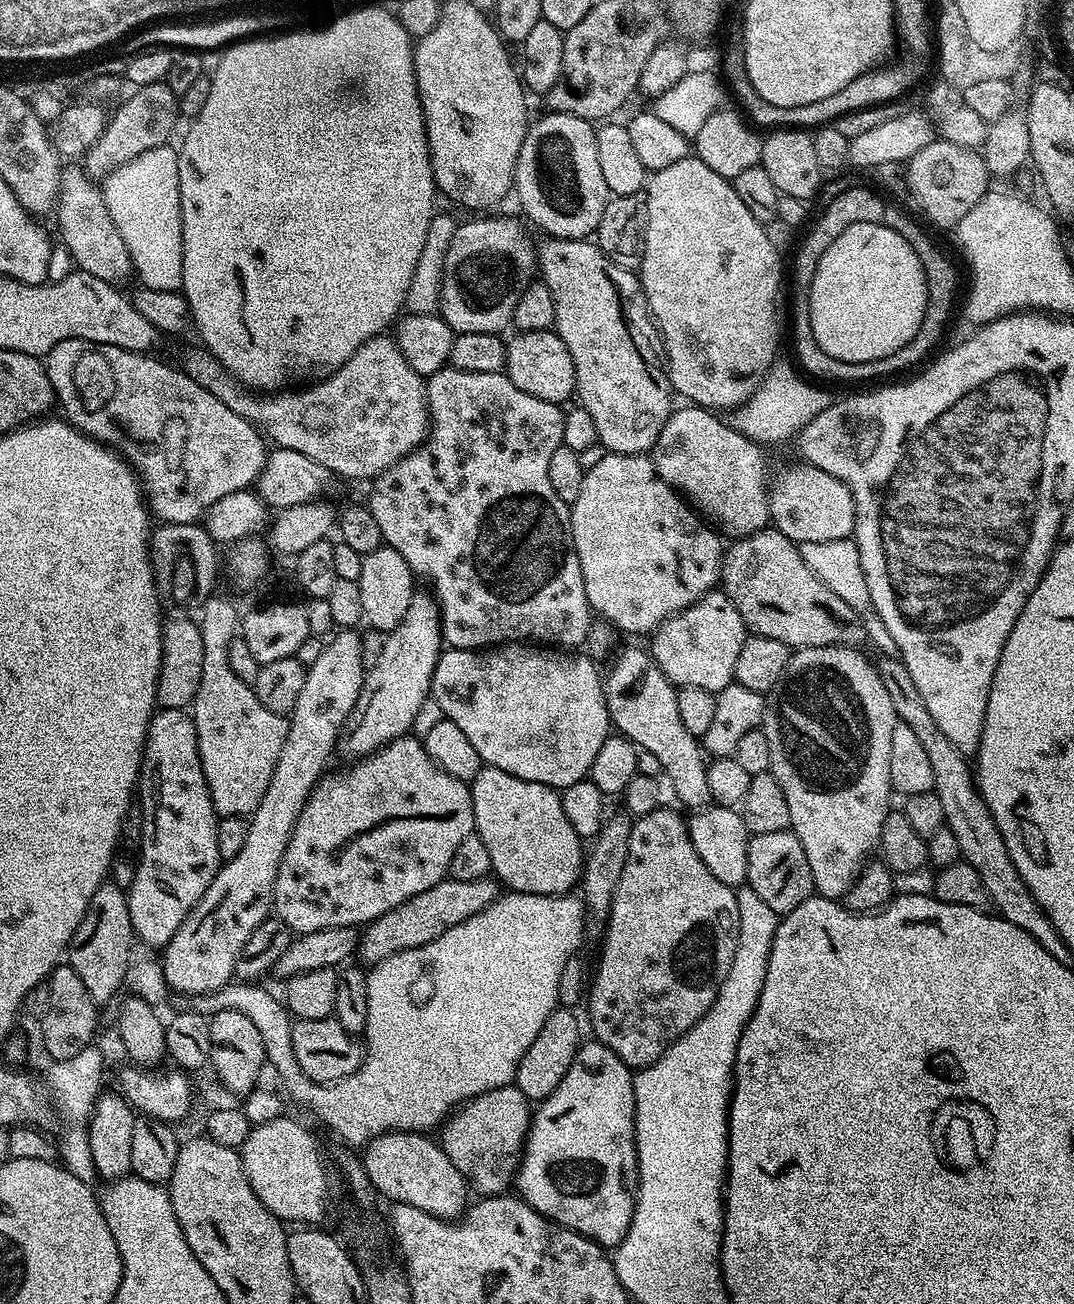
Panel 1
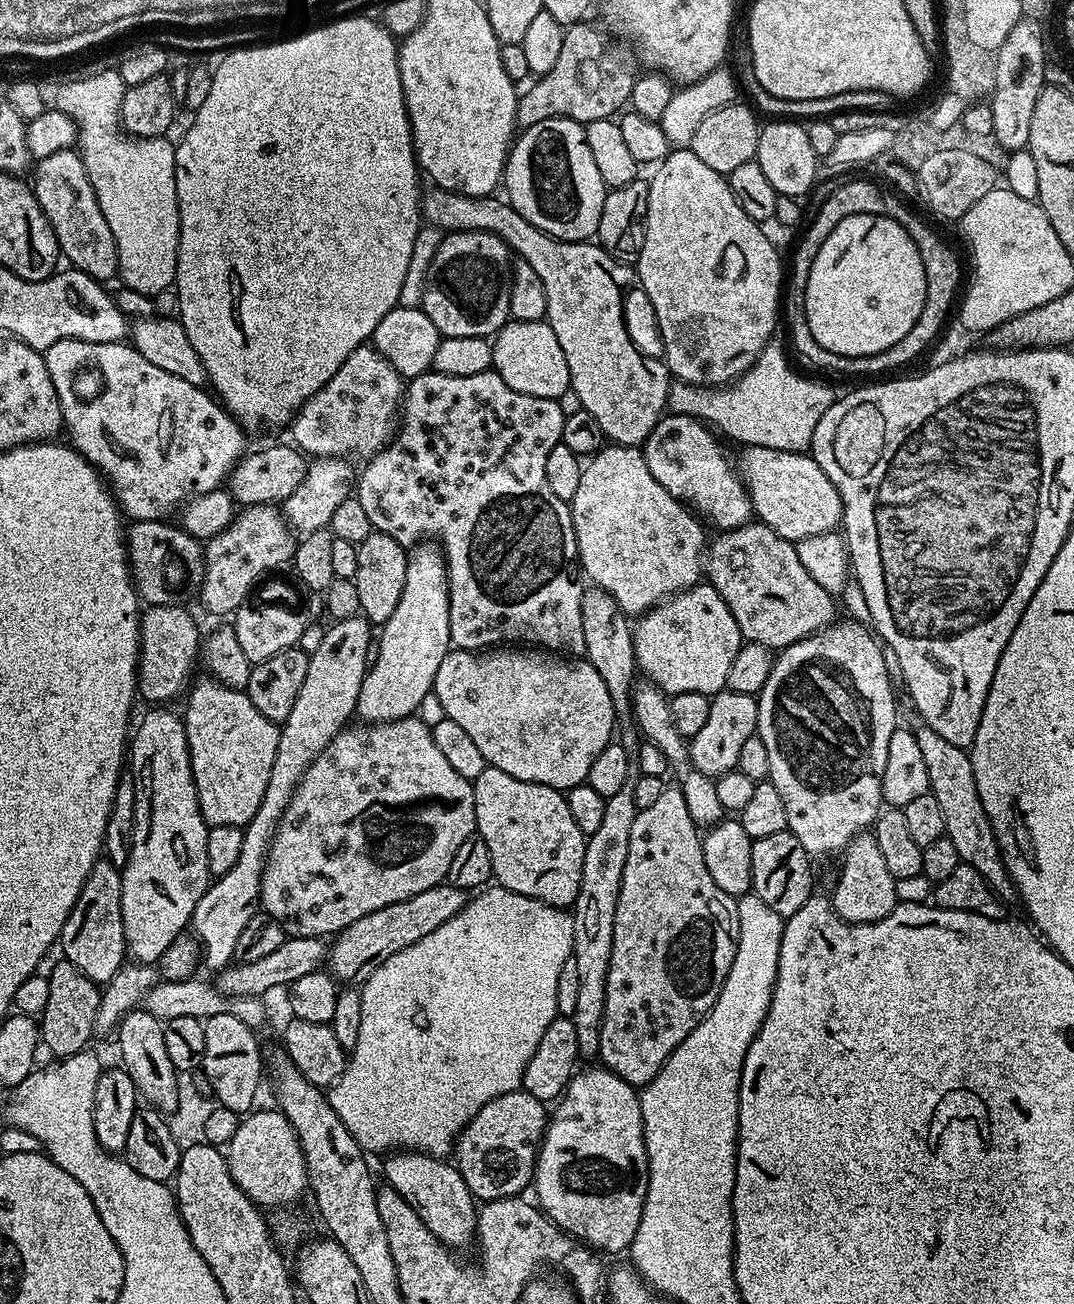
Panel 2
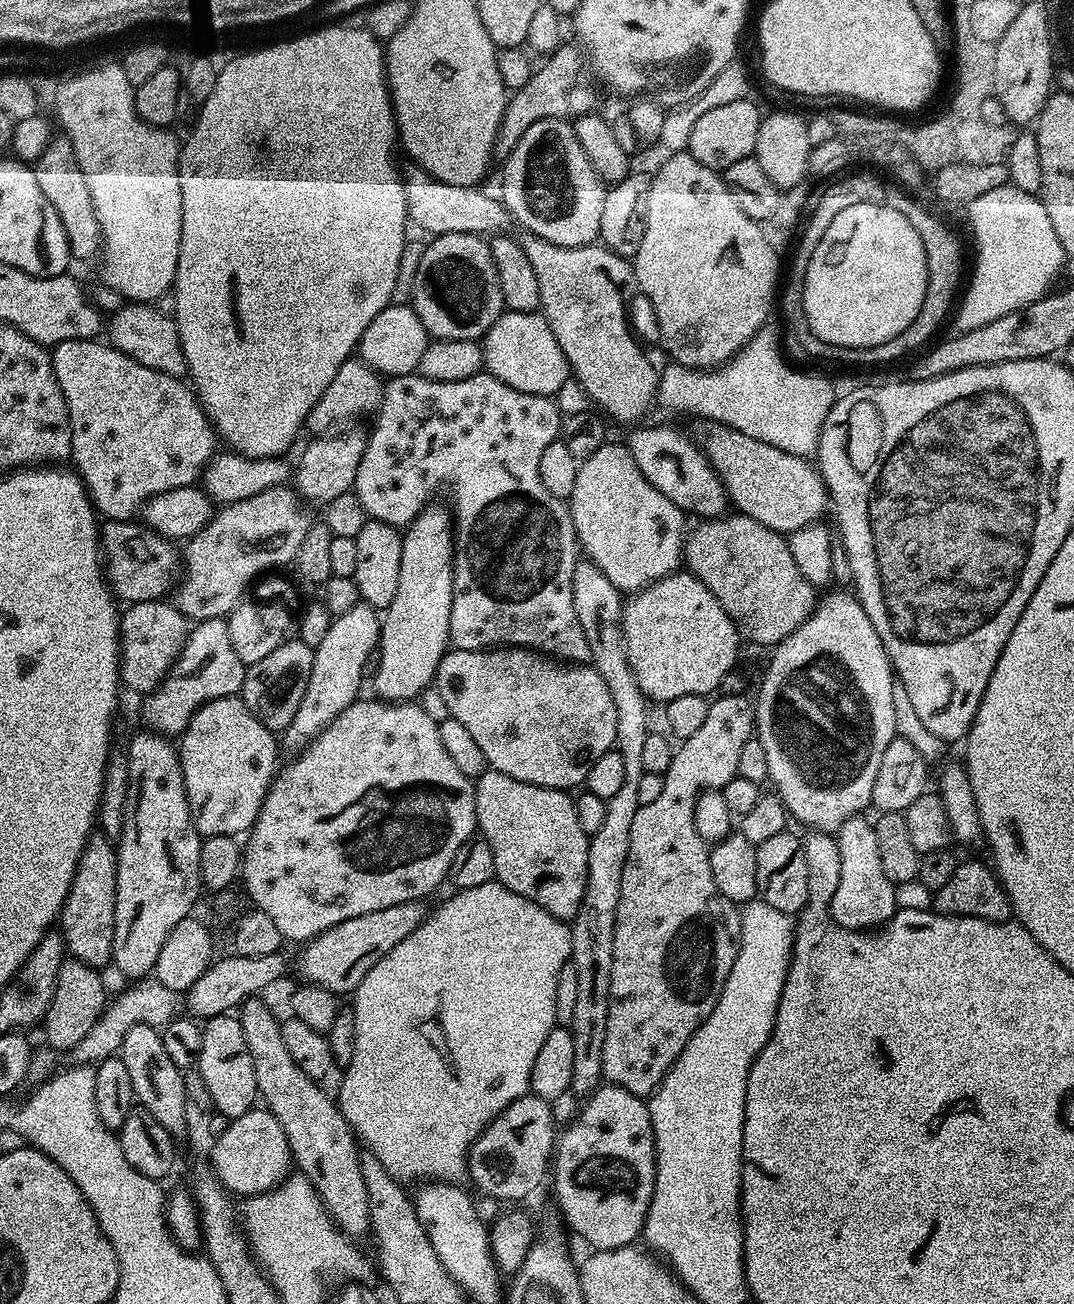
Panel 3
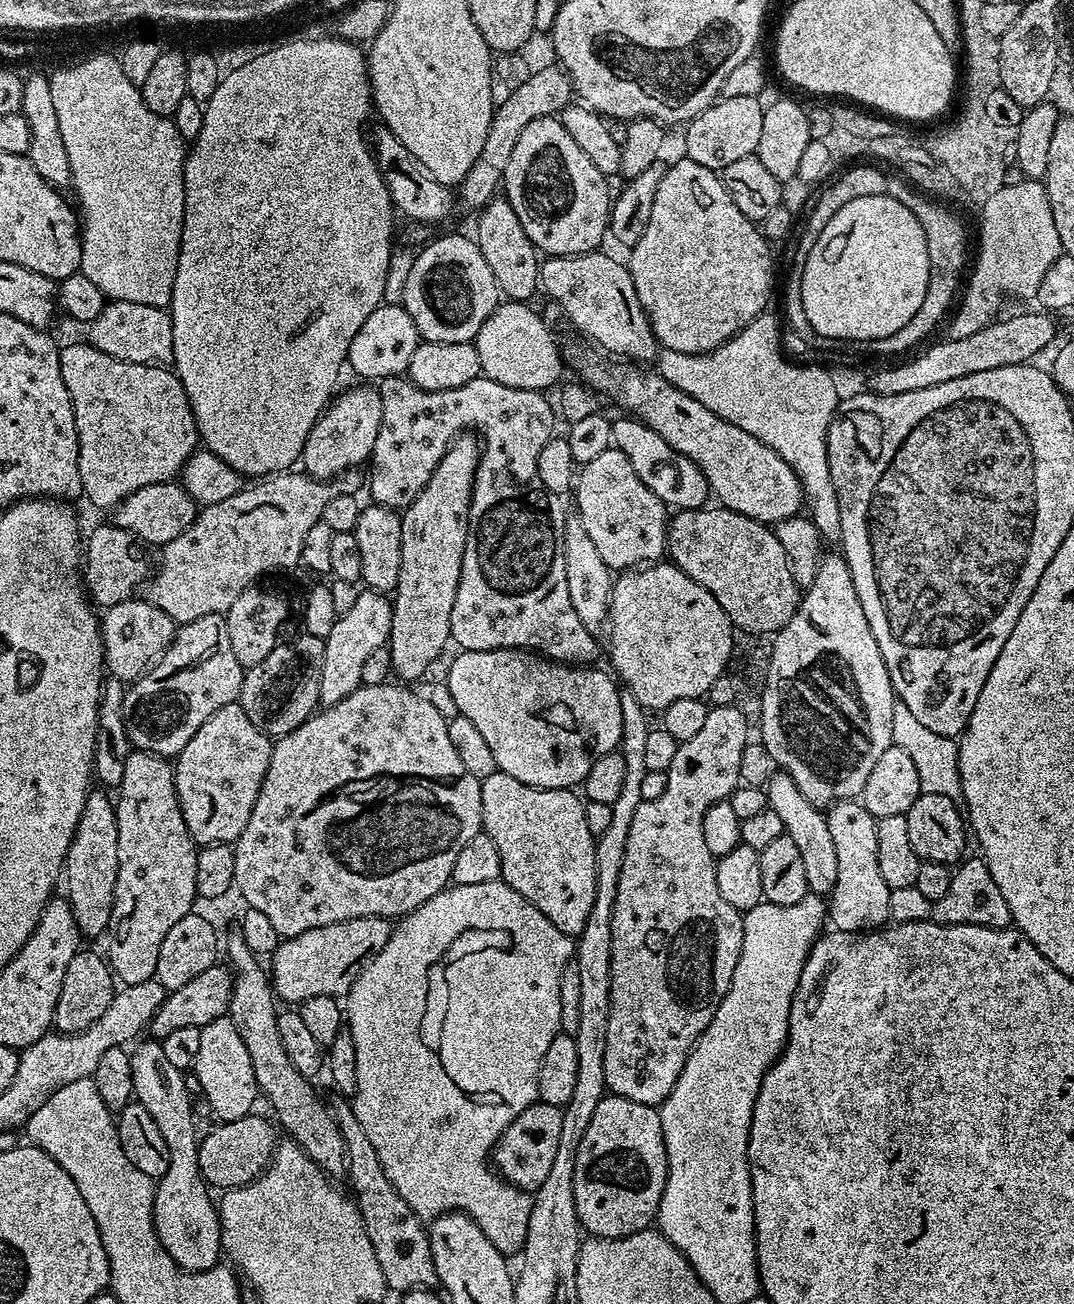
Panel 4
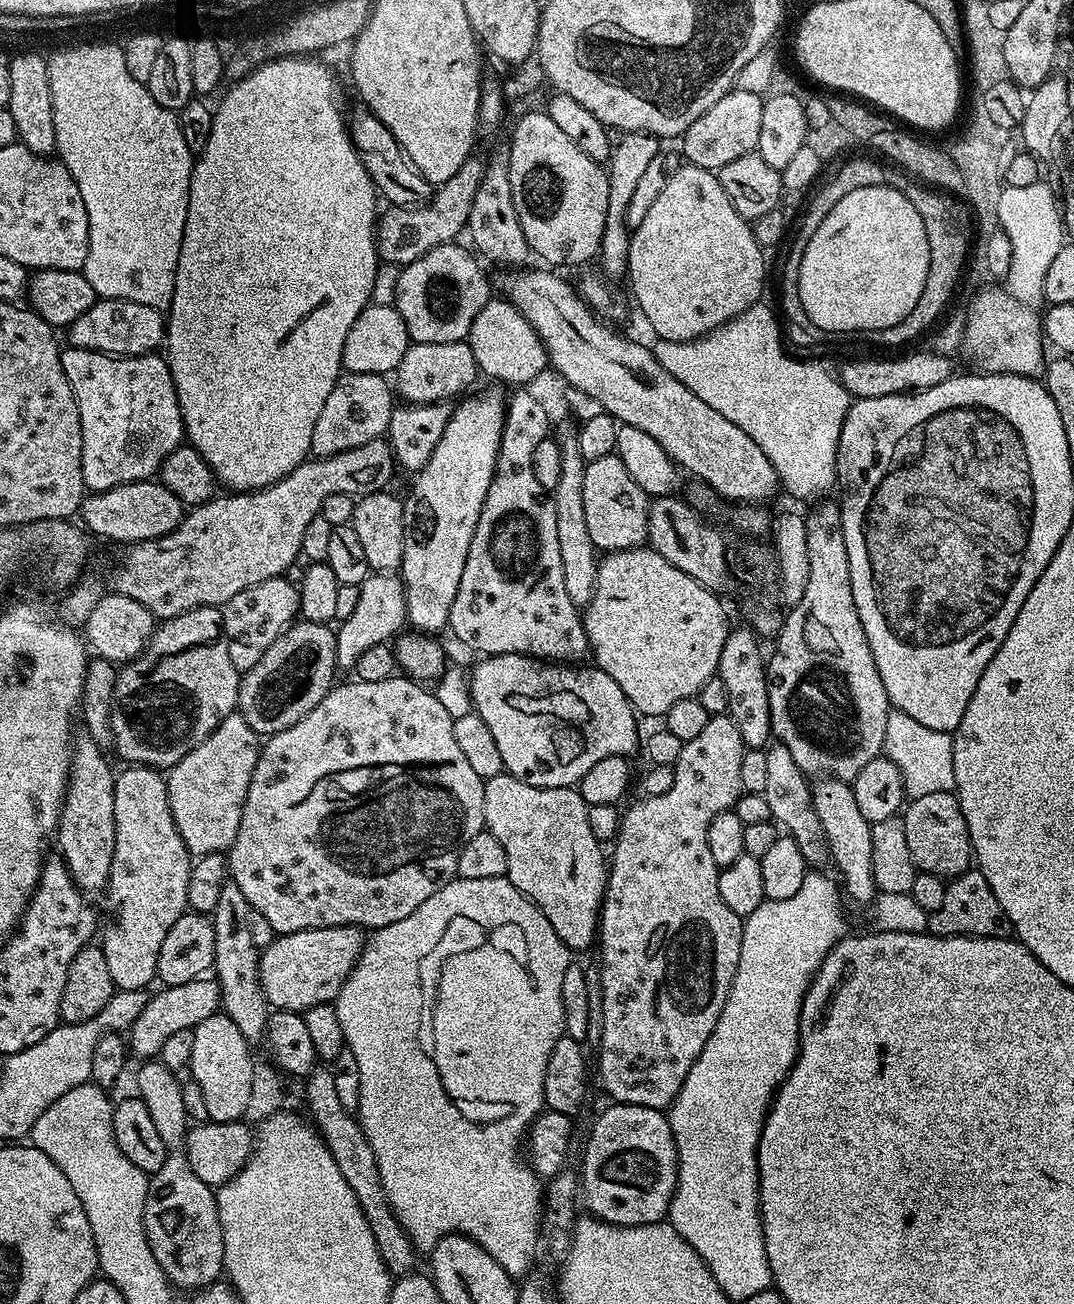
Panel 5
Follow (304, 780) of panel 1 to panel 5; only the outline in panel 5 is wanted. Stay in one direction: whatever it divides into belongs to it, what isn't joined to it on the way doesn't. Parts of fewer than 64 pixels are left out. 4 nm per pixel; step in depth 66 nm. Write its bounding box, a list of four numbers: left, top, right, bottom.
[335,574,408,669]

